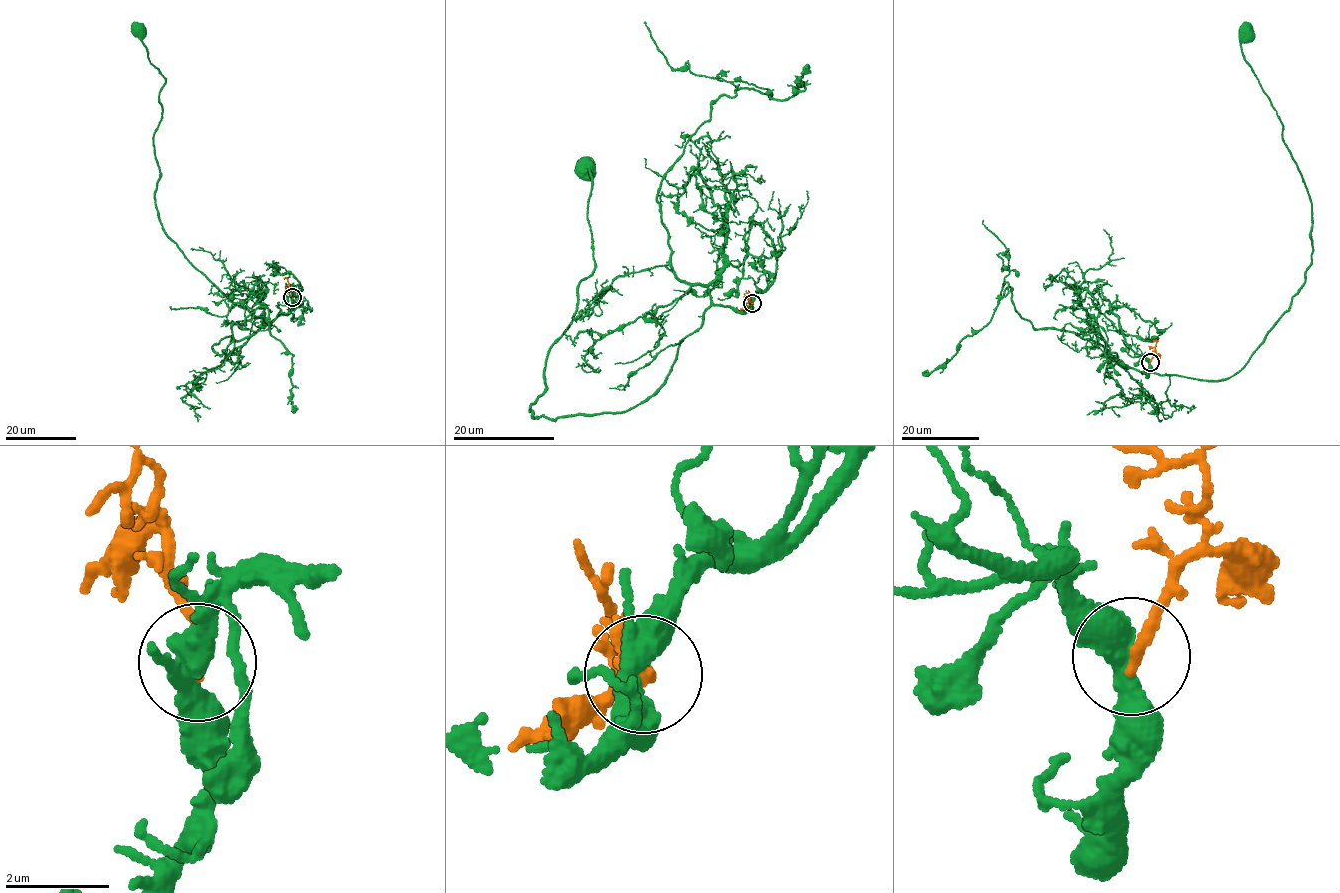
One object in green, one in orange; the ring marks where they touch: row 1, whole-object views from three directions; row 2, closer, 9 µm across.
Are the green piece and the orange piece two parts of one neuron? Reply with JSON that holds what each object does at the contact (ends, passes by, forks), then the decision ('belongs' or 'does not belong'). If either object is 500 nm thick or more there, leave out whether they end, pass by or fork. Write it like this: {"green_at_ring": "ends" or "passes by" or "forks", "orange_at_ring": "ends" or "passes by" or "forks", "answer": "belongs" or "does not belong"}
{"green_at_ring": "forks", "orange_at_ring": "ends", "answer": "belongs"}

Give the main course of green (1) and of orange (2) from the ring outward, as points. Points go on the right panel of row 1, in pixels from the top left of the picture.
1: (1149, 362), (1146, 376), (1234, 374), (1288, 308), (1312, 260), (1311, 198), (1244, 57), (1243, 32)
2: (1150, 362), (1155, 352), (1154, 341)

